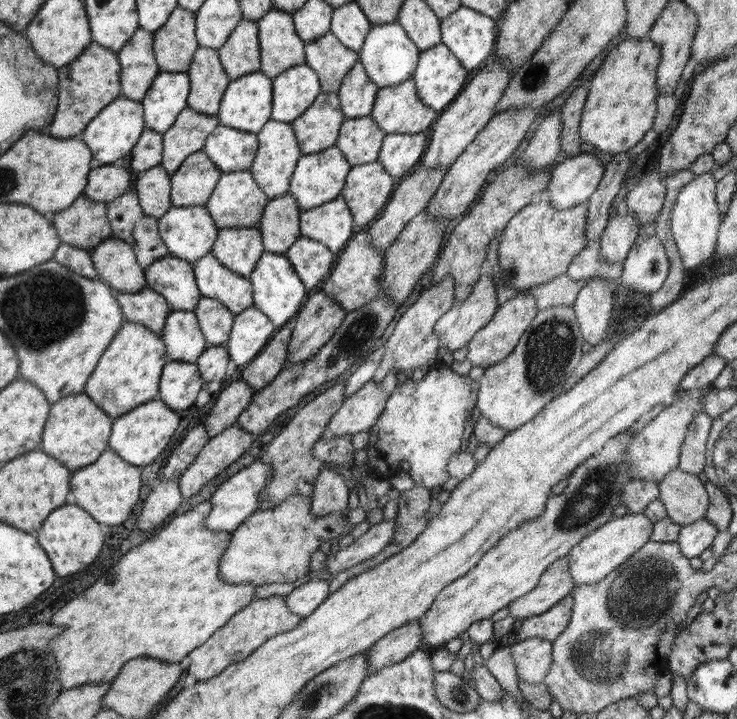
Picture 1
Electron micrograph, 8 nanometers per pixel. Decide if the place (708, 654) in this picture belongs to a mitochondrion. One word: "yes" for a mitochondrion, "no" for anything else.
no

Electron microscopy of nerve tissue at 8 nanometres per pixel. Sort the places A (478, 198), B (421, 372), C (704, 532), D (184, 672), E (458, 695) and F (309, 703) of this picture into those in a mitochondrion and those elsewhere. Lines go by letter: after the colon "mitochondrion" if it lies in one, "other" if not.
A: other
B: other
C: other
D: other
E: mitochondrion
F: mitochondrion

